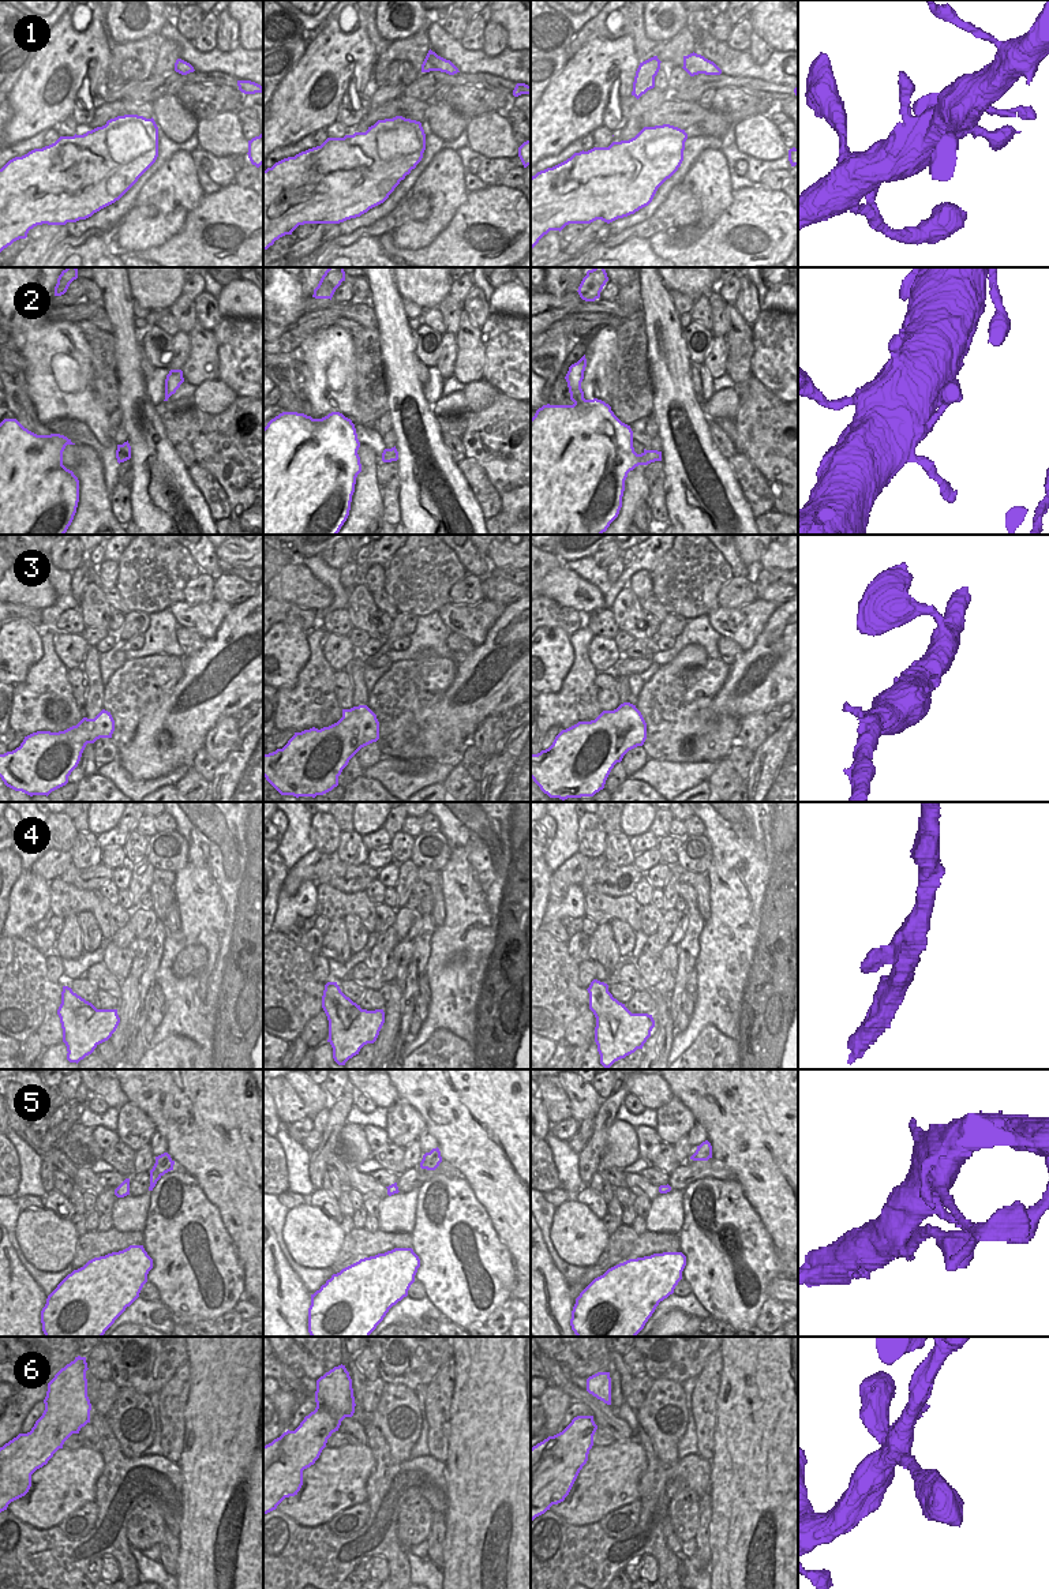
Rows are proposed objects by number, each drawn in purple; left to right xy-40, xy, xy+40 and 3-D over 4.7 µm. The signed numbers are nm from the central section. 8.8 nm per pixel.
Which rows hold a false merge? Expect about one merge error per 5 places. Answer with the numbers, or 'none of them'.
5

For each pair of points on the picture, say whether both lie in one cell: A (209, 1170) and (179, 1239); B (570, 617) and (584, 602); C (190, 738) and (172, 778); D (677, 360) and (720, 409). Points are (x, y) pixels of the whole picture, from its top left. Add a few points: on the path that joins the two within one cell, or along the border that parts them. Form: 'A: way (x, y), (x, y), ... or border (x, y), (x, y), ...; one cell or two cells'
A: border (178, 1166), (197, 1181), (218, 1214); two cells
B: border (547, 598), (564, 606), (570, 606), (585, 615); two cells
C: border (190, 767), (180, 765), (164, 775), (146, 780); two cells
D: border (700, 401), (708, 419); two cells

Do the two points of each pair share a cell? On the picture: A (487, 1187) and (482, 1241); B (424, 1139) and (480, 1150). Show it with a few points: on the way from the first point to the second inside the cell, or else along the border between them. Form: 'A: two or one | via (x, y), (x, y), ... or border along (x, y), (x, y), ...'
A: two | border along (467, 1180), (498, 1236)
B: two | border along (426, 1128), (438, 1146)

